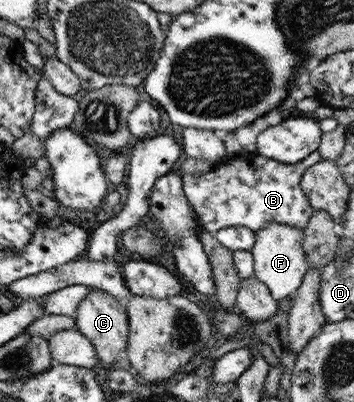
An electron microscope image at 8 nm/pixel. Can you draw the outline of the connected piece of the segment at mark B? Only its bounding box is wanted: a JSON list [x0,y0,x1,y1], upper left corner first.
[183,150,321,232]

